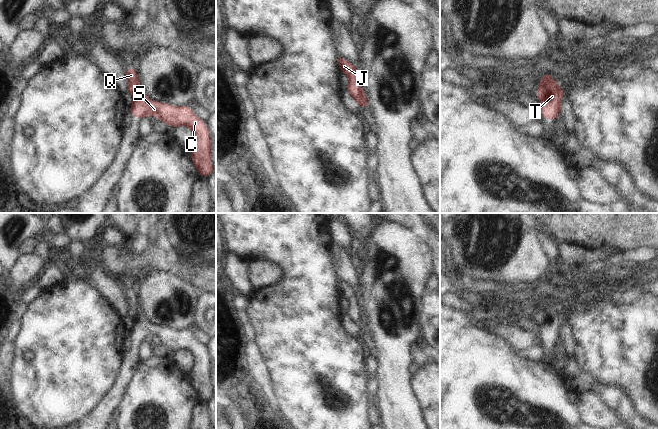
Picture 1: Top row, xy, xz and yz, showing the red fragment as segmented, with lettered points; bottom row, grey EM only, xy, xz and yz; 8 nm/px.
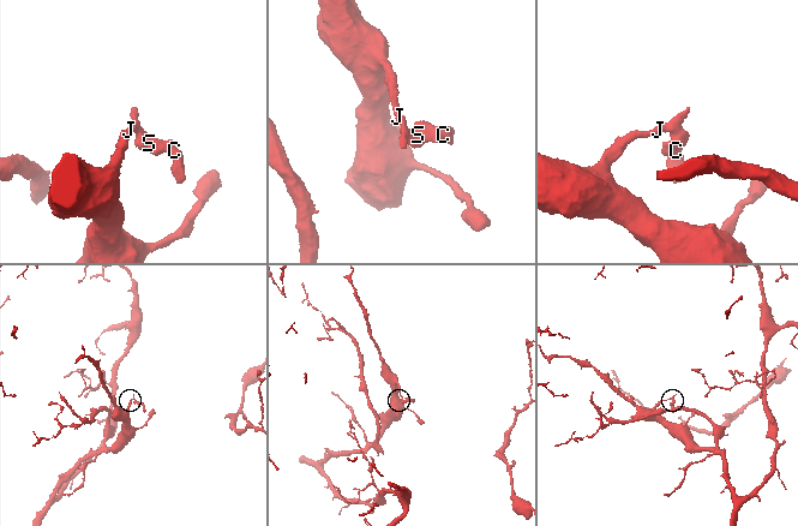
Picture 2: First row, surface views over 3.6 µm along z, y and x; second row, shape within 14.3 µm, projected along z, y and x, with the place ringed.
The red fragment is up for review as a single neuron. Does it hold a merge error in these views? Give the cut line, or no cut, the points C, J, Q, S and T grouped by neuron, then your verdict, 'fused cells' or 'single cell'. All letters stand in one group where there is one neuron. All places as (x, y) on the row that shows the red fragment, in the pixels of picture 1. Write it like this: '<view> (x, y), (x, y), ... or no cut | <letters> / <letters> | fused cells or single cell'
yz (556, 82), (545, 84), (537, 89) | C S T / J Q | fused cells

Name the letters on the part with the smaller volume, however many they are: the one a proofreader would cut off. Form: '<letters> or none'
C, S, T

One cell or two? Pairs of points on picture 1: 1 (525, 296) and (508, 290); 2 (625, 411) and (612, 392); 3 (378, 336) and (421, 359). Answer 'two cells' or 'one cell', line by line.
1: one cell
2: one cell
3: two cells

